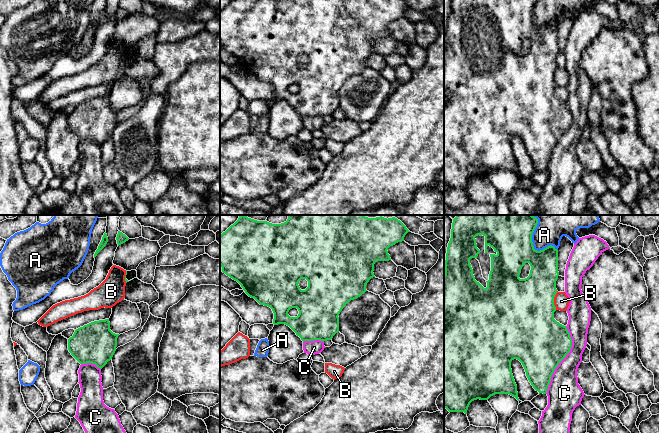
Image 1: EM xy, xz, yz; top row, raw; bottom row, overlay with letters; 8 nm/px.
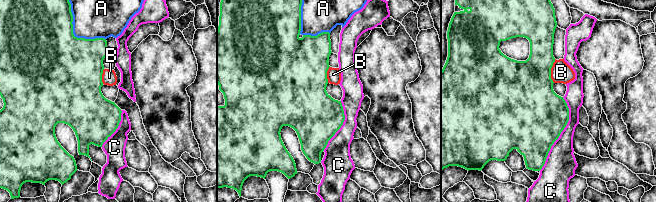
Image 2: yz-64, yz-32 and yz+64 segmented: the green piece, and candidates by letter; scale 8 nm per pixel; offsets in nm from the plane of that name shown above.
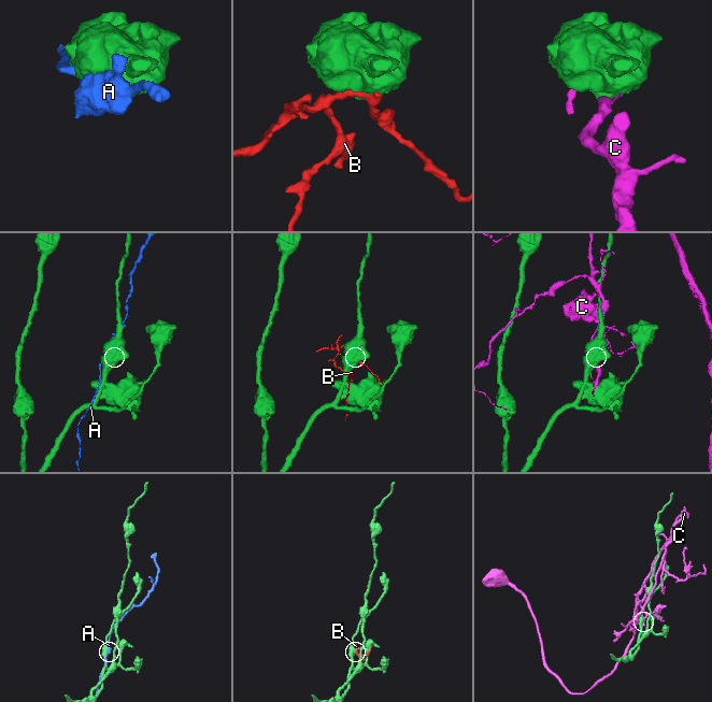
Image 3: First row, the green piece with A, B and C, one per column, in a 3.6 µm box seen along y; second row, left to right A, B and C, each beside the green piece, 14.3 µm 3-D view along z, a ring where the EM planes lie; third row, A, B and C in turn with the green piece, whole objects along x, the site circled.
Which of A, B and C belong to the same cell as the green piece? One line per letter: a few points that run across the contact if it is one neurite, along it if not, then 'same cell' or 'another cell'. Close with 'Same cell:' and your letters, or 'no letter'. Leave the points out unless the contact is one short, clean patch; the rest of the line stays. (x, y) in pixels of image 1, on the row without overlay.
A: another cell
B: another cell
C: another cell
Same cell: no letter

